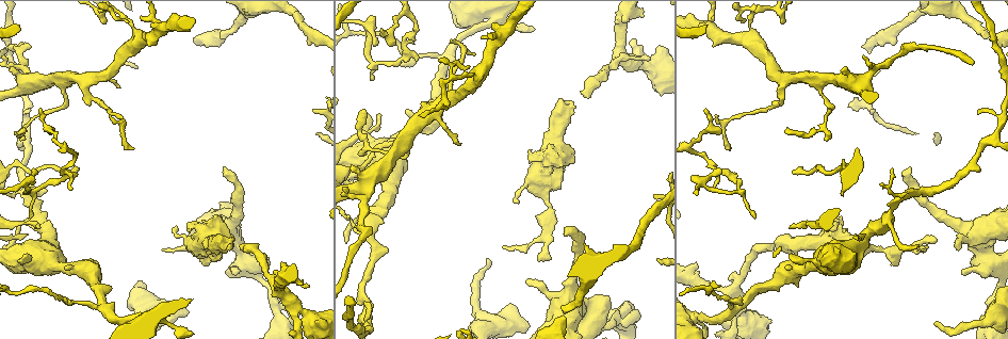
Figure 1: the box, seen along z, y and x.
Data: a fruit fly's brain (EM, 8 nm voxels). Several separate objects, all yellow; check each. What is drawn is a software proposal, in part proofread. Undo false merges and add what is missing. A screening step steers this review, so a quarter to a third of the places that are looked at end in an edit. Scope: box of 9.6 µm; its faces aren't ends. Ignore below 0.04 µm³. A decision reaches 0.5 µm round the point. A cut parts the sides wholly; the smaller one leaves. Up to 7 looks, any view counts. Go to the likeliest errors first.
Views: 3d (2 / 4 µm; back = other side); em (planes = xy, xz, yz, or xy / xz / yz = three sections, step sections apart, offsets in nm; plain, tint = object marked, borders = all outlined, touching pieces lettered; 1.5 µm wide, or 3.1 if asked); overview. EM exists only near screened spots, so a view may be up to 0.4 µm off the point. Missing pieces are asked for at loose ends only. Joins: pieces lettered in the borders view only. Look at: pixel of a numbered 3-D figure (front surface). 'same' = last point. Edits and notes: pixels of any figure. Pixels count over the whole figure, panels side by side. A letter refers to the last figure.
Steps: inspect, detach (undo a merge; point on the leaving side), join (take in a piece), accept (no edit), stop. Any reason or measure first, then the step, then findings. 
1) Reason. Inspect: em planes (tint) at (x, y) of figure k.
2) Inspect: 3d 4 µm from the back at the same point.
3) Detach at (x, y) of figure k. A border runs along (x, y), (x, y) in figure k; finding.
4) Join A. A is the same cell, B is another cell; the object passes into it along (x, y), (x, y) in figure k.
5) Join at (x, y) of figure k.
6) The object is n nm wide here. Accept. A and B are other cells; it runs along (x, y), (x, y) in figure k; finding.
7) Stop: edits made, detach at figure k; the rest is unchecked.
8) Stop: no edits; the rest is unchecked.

An open end. Inspect: 3d 4 µm from the back at (531, 284) of figure 1.

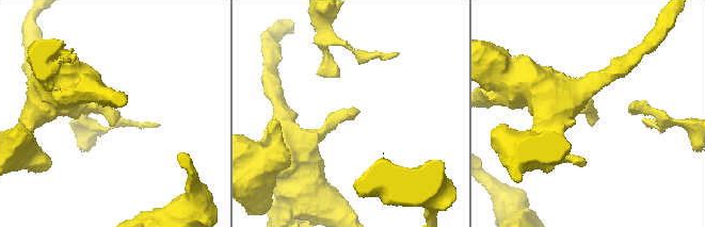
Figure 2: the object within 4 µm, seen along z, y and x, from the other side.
Inspect: em planes (borders) at (354, 114) of figure 2.

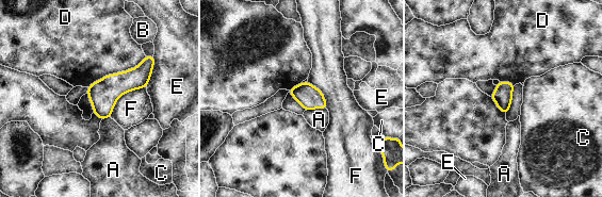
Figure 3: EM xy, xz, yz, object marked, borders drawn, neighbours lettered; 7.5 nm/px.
The object is 150 nm wide here. Accept. A, B, C, D, E and F are other cells; none of them fits.

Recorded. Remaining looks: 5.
An open end. Inspect: em planes (borders) at (364, 112) of figure 1.

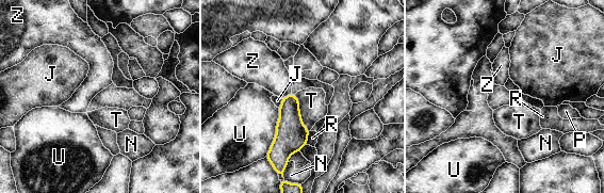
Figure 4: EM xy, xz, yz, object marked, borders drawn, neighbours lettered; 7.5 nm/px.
The longest contact is with U, 380 nm. Accept. J, N, P, R, T, U and Z are other cells; a border runs along (282, 99), (278, 107) in figure 4; no lettered piece goes on from it.

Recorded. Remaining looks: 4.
Branch stops here. Inspect: 3d 2 µm at (372, 77) of figure 1.

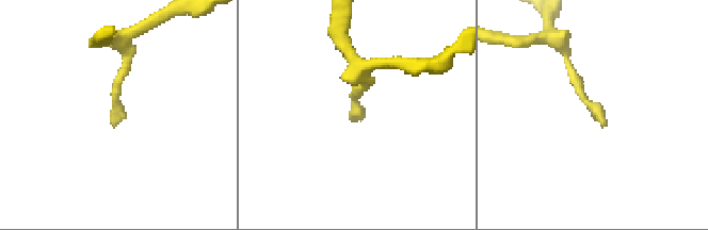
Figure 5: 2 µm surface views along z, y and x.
Inspect: em xy step 8 (tint) at (113, 123) of figure 5.

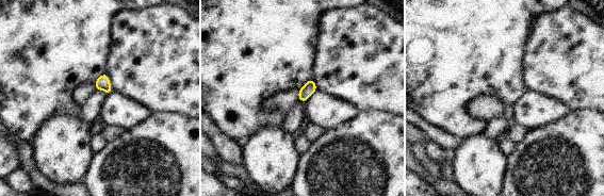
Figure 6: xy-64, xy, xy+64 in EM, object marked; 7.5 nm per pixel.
Inspect: em yz step 8 (borders) at the same point.

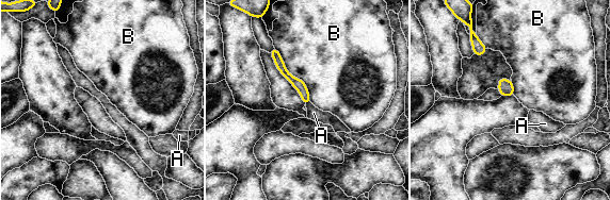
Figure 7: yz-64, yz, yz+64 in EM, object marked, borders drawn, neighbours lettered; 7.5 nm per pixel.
Join at (314, 113) of figure 7. A is the same cell, B is another cell; the object passes into it along (299, 84), (307, 102), (314, 113) in figure 7; it goes on there.

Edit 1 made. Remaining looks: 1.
Stop: edits made, join at figure 7; the rest is unchecked.

